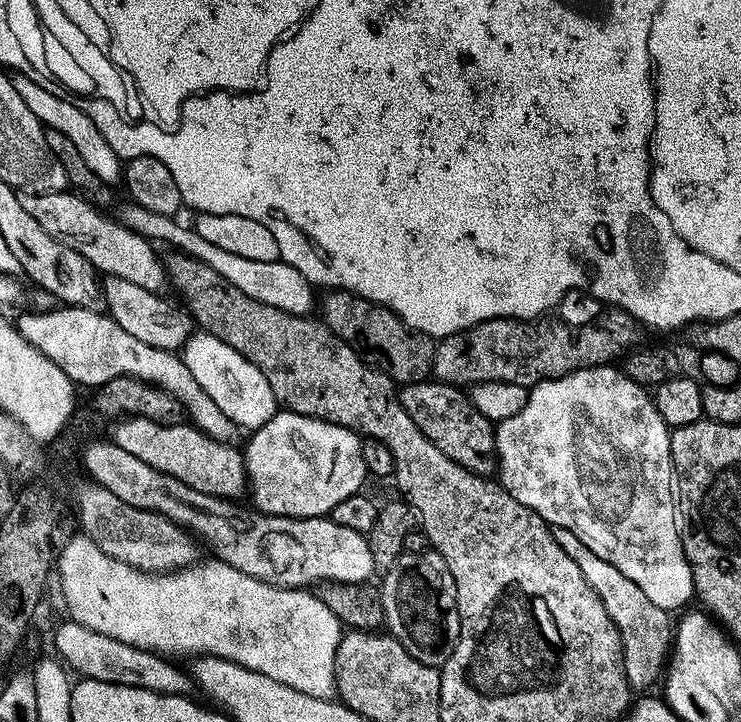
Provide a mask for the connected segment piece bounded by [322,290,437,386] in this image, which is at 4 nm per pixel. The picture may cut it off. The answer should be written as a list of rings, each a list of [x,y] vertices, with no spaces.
[[[328,290],[323,293],[322,319],[329,330],[350,345],[373,368],[384,372],[397,385],[416,384],[432,376],[437,341],[425,332],[411,328],[398,314],[353,292]]]

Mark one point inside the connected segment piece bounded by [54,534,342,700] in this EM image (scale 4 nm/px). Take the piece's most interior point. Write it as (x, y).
(210, 609)

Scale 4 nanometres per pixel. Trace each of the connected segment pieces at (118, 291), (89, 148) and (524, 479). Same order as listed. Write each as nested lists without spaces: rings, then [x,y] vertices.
[[[107,277],[103,281],[102,291],[107,315],[112,317],[126,334],[138,338],[138,342],[146,342],[146,346],[161,348],[167,352],[183,349],[190,335],[190,316],[183,307],[175,308],[158,292],[142,290],[142,286],[134,286],[134,282],[126,282],[122,278]]]
[[[19,74],[11,77],[14,90],[18,90],[18,98],[22,98],[22,102],[26,102],[26,106],[30,106],[30,114],[34,114],[34,118],[38,118],[45,128],[57,128],[62,130],[62,134],[66,134],[66,138],[70,138],[70,142],[74,142],[78,154],[82,154],[86,166],[90,166],[90,170],[94,170],[94,174],[98,174],[98,178],[102,178],[102,182],[109,186],[116,186],[122,180],[122,161],[118,154],[110,148],[110,142],[106,142],[106,138],[102,138],[102,134],[94,126],[94,122],[85,112],[78,106],[74,106],[74,102],[64,99],[57,95],[56,92],[50,90],[42,90],[42,86],[38,86],[38,82],[29,80],[26,76]]]
[[[616,366],[579,368],[570,376],[535,384],[529,391],[526,406],[522,406],[522,410],[518,410],[514,418],[499,421],[495,429],[499,483],[504,485],[510,495],[518,498],[522,506],[530,506],[530,510],[539,514],[553,529],[565,527],[566,530],[572,531],[594,554],[610,562],[610,565],[616,566],[650,598],[650,601],[669,614],[675,613],[675,608],[683,609],[685,607],[683,604],[688,599],[693,599],[692,567],[688,565],[688,559],[682,550],[678,523],[678,500],[674,495],[674,473],[670,454],[672,434],[662,414],[658,414],[655,399],[649,395],[644,386],[632,381],[623,370]]]

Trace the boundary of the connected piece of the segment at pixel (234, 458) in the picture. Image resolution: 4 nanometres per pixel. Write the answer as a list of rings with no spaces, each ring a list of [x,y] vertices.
[[[129,416],[121,419],[116,428],[114,443],[122,446],[134,458],[142,458],[146,466],[154,466],[162,474],[170,474],[170,478],[178,478],[178,482],[186,482],[194,490],[202,490],[202,494],[240,498],[249,487],[248,467],[244,465],[244,453],[235,443],[223,444],[220,440],[210,438],[200,428],[188,422],[179,424],[159,424],[141,416]]]

